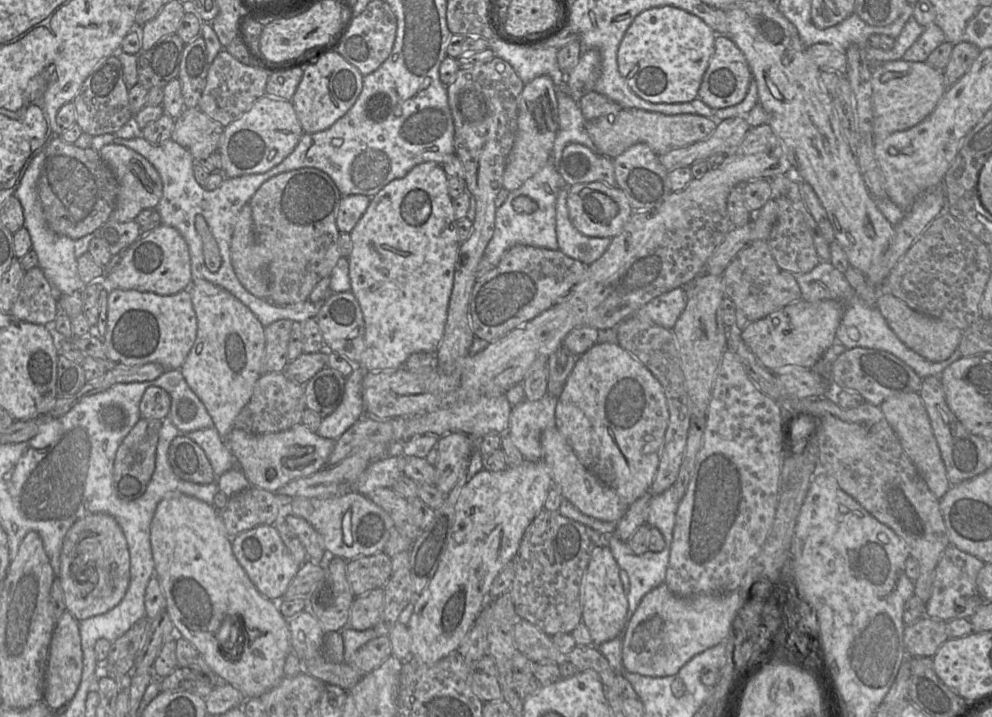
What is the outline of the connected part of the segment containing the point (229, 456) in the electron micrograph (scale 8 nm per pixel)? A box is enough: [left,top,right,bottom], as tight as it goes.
[180,428,239,478]

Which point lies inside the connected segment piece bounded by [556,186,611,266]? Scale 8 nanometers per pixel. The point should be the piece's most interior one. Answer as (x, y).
(571, 242)

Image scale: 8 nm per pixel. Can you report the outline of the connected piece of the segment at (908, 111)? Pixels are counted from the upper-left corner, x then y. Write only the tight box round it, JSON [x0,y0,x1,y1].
[871,59,947,143]

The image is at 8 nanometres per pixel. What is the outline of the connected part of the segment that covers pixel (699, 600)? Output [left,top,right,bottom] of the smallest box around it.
[622,583,740,677]

